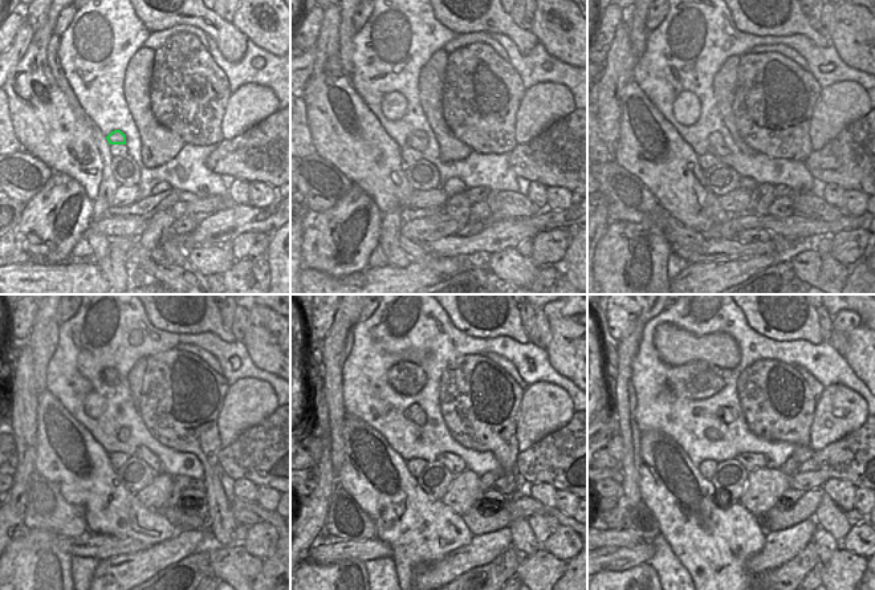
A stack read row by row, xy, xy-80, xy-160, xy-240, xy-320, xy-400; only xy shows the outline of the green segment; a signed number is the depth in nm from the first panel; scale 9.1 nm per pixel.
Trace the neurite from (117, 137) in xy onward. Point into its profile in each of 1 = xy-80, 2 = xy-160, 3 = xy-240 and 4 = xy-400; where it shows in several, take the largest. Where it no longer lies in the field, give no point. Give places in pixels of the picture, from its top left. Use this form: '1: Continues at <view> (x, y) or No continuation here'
1: Continues at xy-80 (418, 139)
2: Continues at xy-160 (717, 147)
3: Continues at xy-240 (143, 454)
4: Continues at xy-400 (752, 462)

